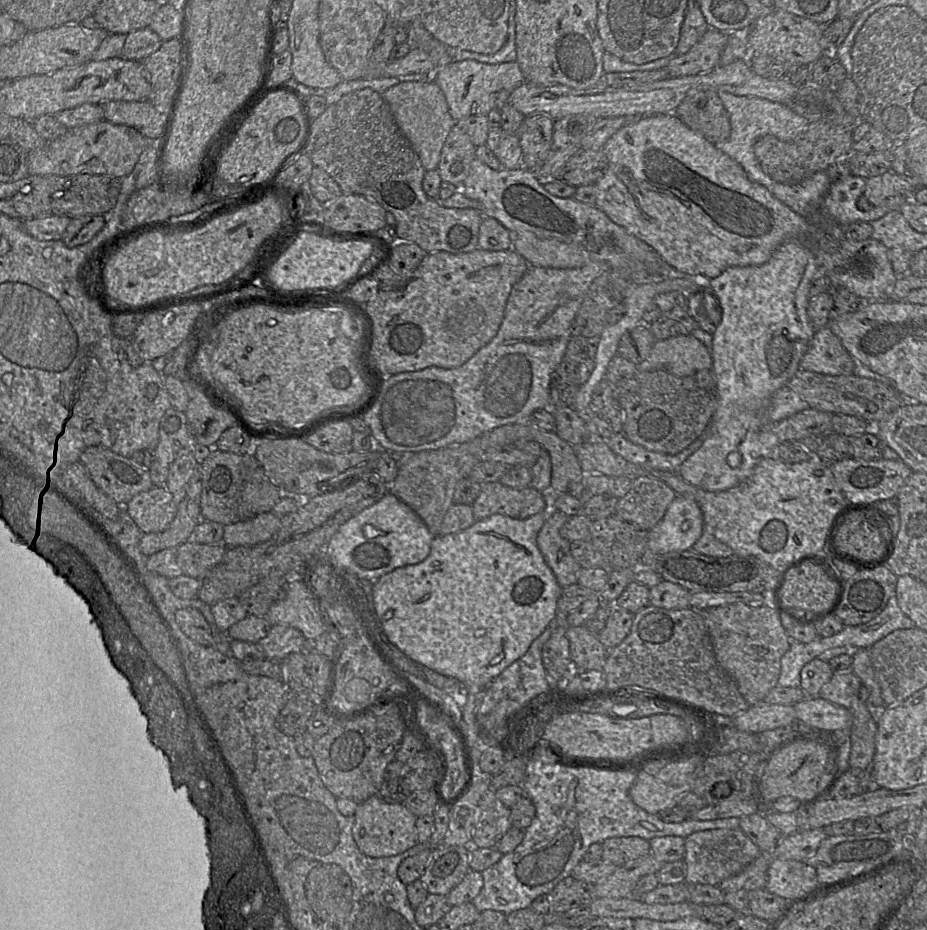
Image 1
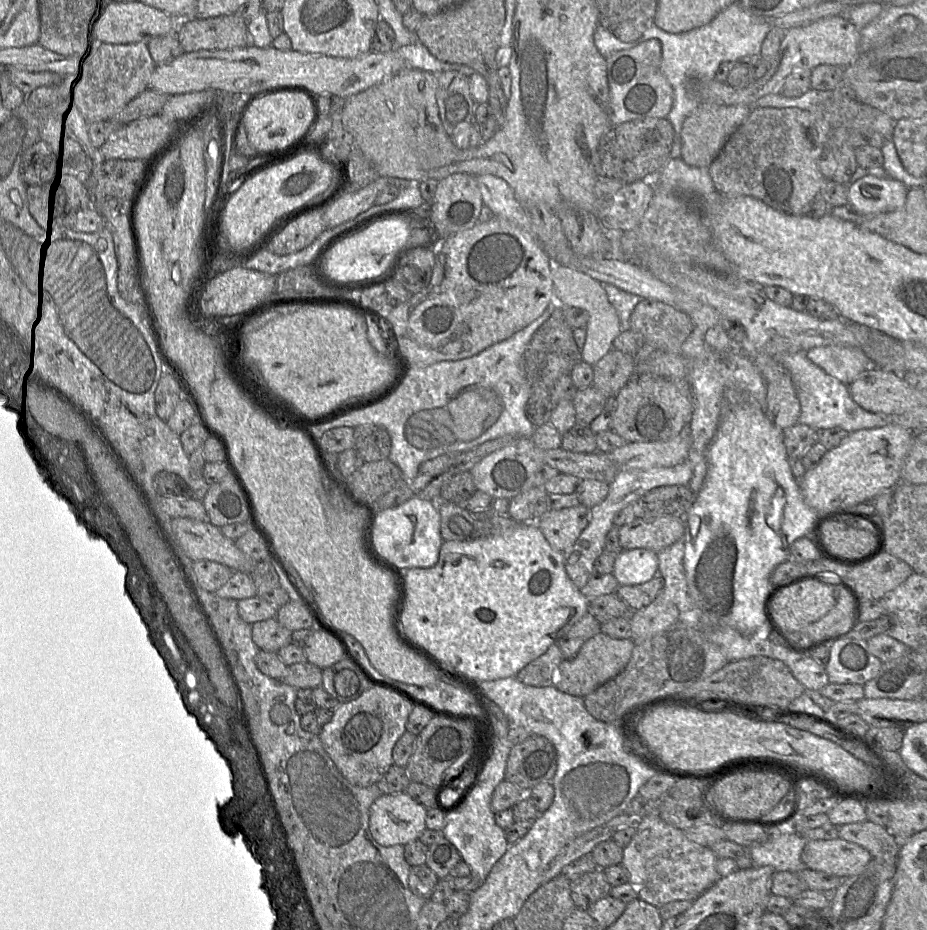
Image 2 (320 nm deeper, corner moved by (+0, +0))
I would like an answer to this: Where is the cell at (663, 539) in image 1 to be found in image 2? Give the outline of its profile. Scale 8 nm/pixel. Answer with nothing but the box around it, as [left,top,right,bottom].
[613,548,658,585]

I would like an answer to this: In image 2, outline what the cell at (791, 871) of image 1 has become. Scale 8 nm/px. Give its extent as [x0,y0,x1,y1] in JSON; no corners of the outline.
[801,838,871,879]

